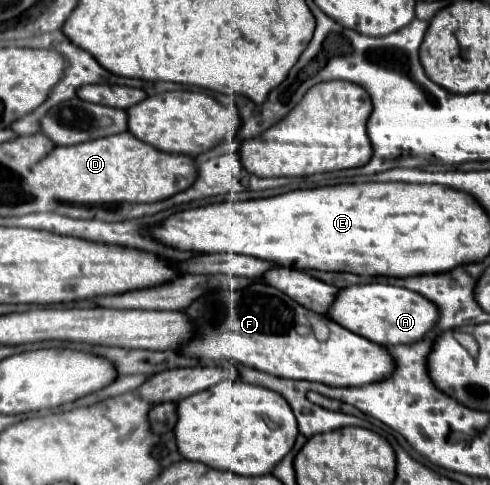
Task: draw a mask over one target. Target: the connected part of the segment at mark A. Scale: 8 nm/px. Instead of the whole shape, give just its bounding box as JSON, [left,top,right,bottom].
[329,283,439,345]

